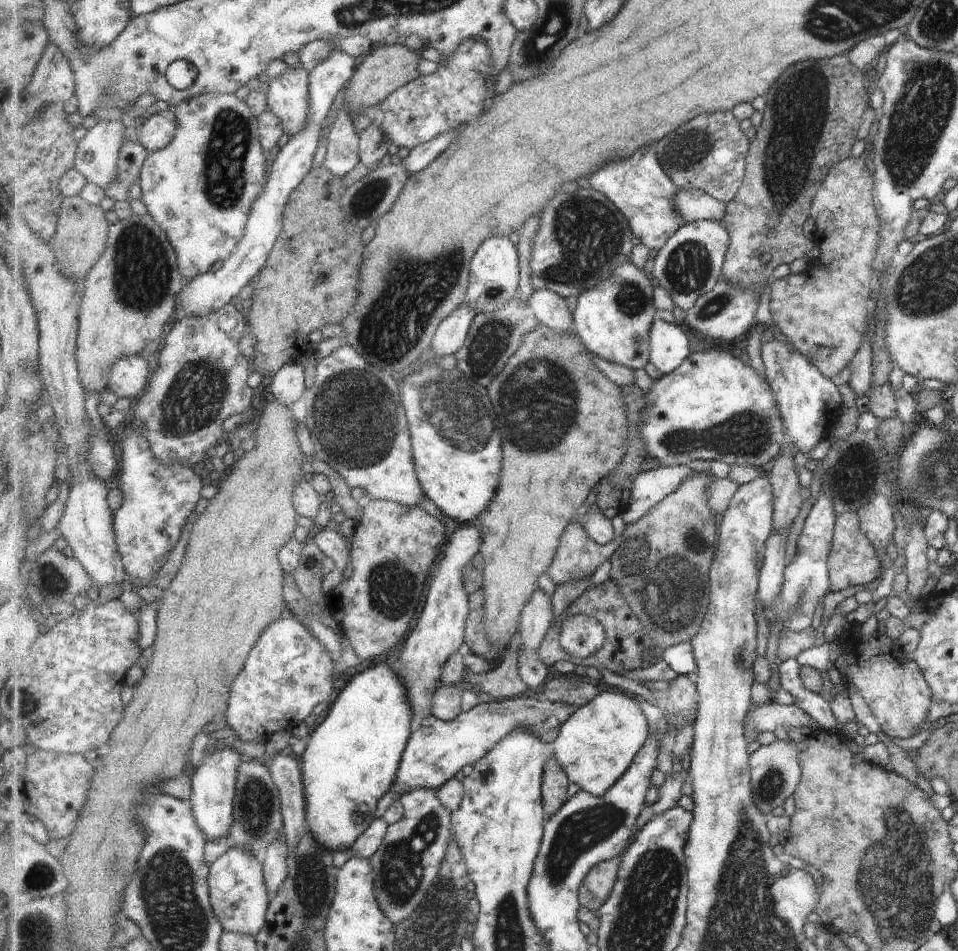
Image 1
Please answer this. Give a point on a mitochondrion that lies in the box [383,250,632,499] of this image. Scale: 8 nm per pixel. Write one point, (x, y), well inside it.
(522, 406)

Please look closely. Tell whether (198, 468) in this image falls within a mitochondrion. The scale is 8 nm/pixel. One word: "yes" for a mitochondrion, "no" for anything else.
no

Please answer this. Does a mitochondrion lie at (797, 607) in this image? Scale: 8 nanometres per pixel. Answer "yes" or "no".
yes

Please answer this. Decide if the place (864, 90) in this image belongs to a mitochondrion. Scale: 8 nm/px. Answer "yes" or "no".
no

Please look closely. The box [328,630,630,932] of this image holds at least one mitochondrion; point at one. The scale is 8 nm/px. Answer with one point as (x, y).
(402, 879)

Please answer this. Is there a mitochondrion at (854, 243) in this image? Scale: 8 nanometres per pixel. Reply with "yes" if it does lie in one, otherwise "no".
no

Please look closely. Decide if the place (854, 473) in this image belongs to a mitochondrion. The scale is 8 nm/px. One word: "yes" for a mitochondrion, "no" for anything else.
yes

